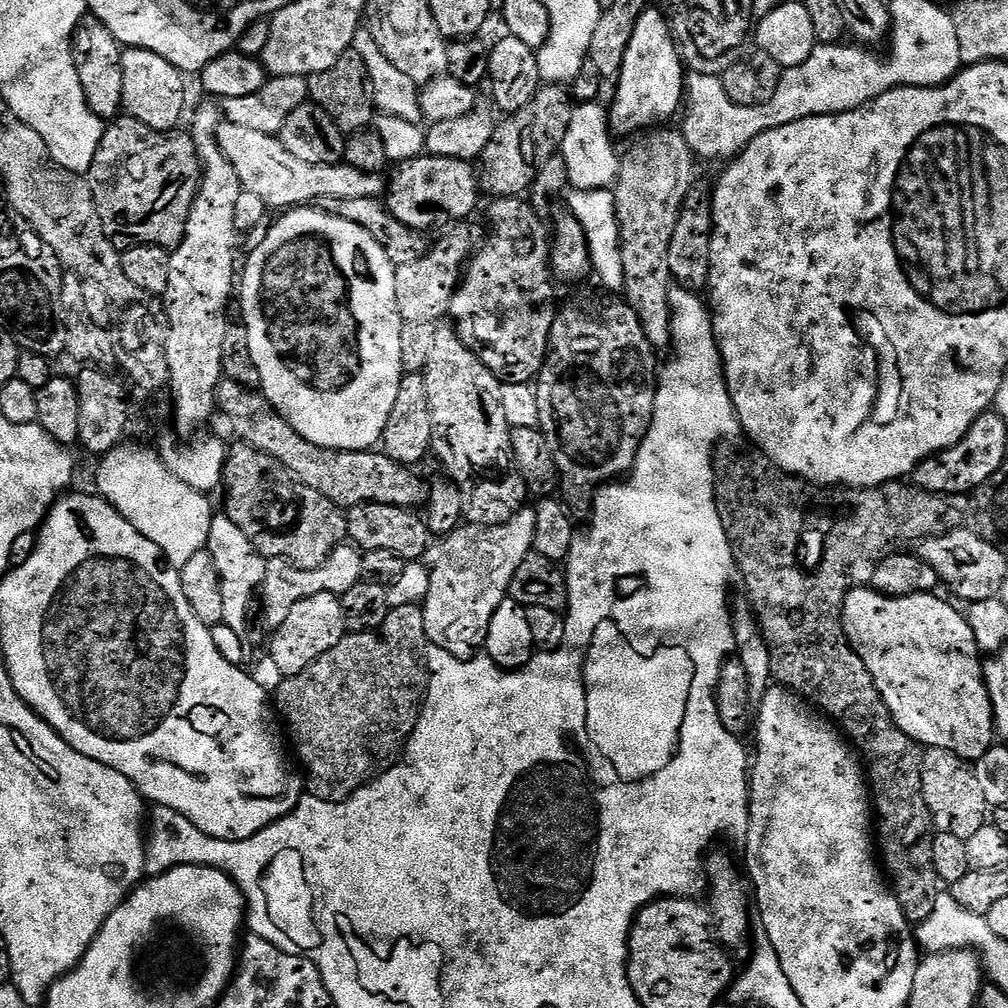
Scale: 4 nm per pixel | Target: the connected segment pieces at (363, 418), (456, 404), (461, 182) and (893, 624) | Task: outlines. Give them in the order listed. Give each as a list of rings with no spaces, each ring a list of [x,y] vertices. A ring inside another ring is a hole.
[[[301,206],[285,211],[284,216],[264,236],[264,241],[252,252],[248,260],[248,269],[243,269],[242,283],[238,288],[238,308],[244,311],[243,325],[248,331],[248,346],[258,366],[262,394],[269,400],[276,411],[282,413],[286,422],[314,446],[367,452],[375,449],[383,441],[384,431],[388,429],[391,414],[396,408],[400,394],[400,384],[406,375],[404,362],[404,319],[400,313],[400,289],[398,287],[398,268],[388,257],[388,251],[380,244],[370,230],[355,224],[333,212],[325,212],[320,206]]]
[[[452,334],[449,340],[437,343],[432,359],[428,361],[424,387],[432,407],[432,452],[444,463],[451,479],[459,484],[466,494],[466,516],[473,525],[489,528],[495,524],[507,524],[519,515],[530,493],[524,475],[516,464],[512,431],[514,424],[507,416],[504,399],[505,385],[492,371],[460,340]]]
[[[427,154],[407,160],[396,168],[396,178],[387,187],[386,207],[398,222],[421,230],[444,228],[451,220],[464,220],[480,204],[482,180],[472,168],[467,160]]]
[[[871,587],[855,588],[844,600],[844,629],[848,635],[848,640],[852,644],[852,649],[866,662],[866,670],[874,678],[894,722],[899,726],[909,738],[916,741],[917,744],[925,749],[941,748],[956,752],[962,759],[969,762],[975,762],[982,758],[994,747],[994,741],[997,739],[996,731],[996,713],[992,711],[992,695],[988,692],[988,681],[986,679],[986,668],[980,660],[982,653],[979,644],[976,643],[974,630],[968,625],[967,615],[962,611],[959,612],[952,604],[947,604],[944,600],[939,600],[939,595],[929,594],[927,596],[884,596],[880,592],[873,590]]]

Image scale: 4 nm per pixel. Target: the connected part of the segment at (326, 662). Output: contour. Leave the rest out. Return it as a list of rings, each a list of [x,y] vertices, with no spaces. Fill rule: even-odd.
[[[397,603],[392,609],[392,613],[386,618],[386,622],[375,632],[352,632],[345,635],[344,639],[337,640],[329,647],[327,652],[323,652],[317,660],[311,661],[310,666],[305,667],[297,676],[289,676],[280,683],[280,687],[274,693],[274,704],[279,715],[288,719],[288,724],[292,727],[292,740],[296,743],[296,752],[300,755],[302,763],[308,767],[307,779],[312,779],[310,788],[311,795],[317,800],[334,802],[340,804],[344,800],[349,800],[358,790],[362,790],[368,784],[372,784],[383,772],[388,772],[396,764],[400,763],[408,746],[408,741],[416,735],[416,728],[420,724],[420,717],[424,710],[424,701],[428,698],[428,635],[424,625],[423,607],[412,604]]]

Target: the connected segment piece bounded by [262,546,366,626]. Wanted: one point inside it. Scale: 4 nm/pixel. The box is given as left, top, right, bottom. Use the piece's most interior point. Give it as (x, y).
(287, 585)

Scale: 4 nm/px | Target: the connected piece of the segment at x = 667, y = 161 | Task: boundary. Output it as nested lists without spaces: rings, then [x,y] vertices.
[[[662,126],[648,133],[636,143],[628,158],[623,159],[614,191],[616,194],[617,224],[621,230],[626,298],[639,314],[644,332],[652,346],[658,350],[671,345],[671,295],[674,277],[670,266],[673,238],[680,224],[680,215],[698,176],[698,157],[690,150],[683,131]]]

